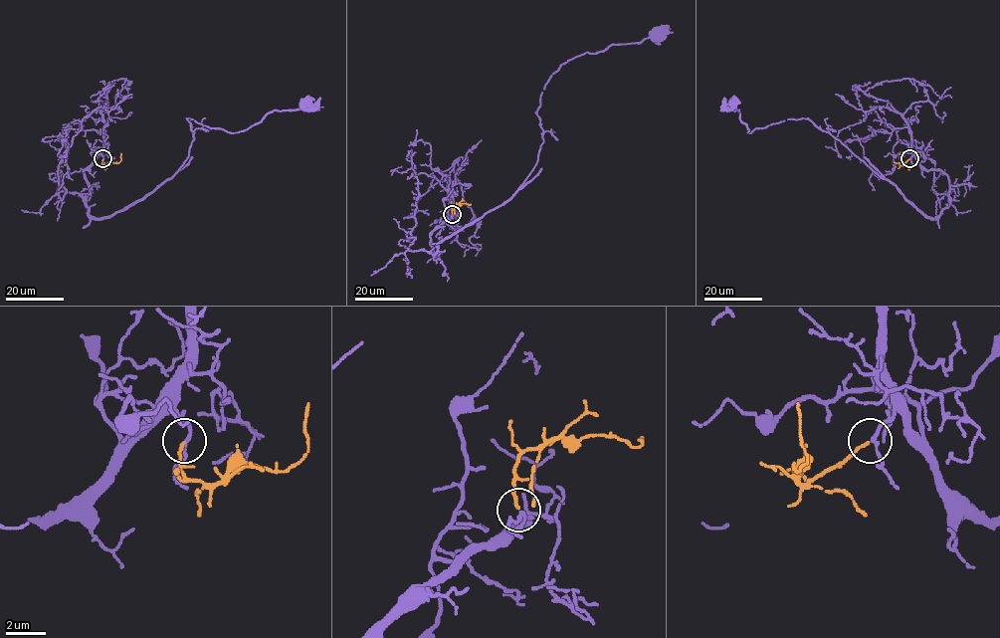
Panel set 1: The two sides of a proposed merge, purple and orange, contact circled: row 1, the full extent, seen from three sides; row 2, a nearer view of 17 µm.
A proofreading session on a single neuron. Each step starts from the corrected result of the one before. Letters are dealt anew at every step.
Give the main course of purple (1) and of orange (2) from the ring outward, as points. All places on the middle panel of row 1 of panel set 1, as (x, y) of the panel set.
1: (453, 215), (431, 233), (435, 254), (528, 175), (552, 74), (586, 53), (657, 35)
2: (453, 214), (452, 207), (456, 204), (471, 204)

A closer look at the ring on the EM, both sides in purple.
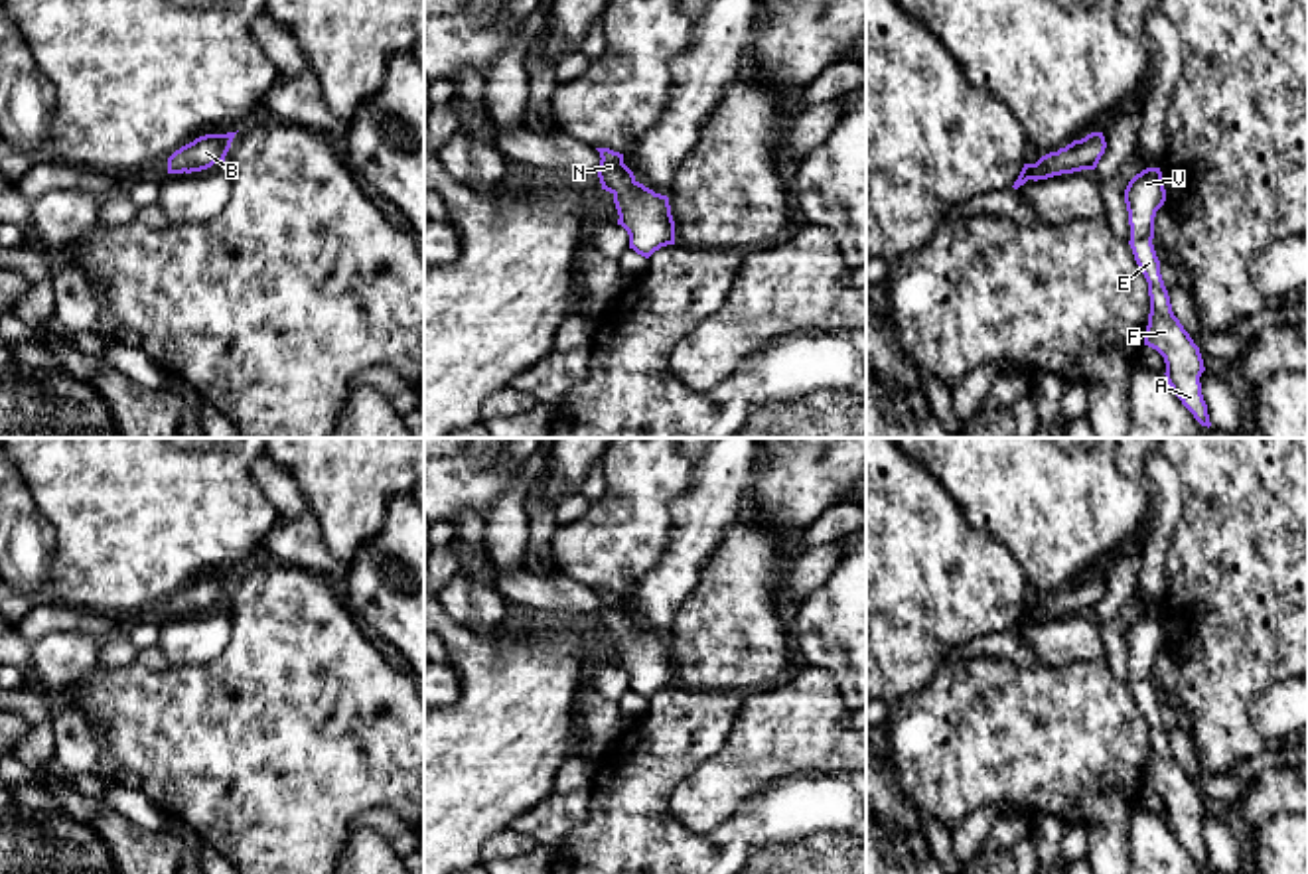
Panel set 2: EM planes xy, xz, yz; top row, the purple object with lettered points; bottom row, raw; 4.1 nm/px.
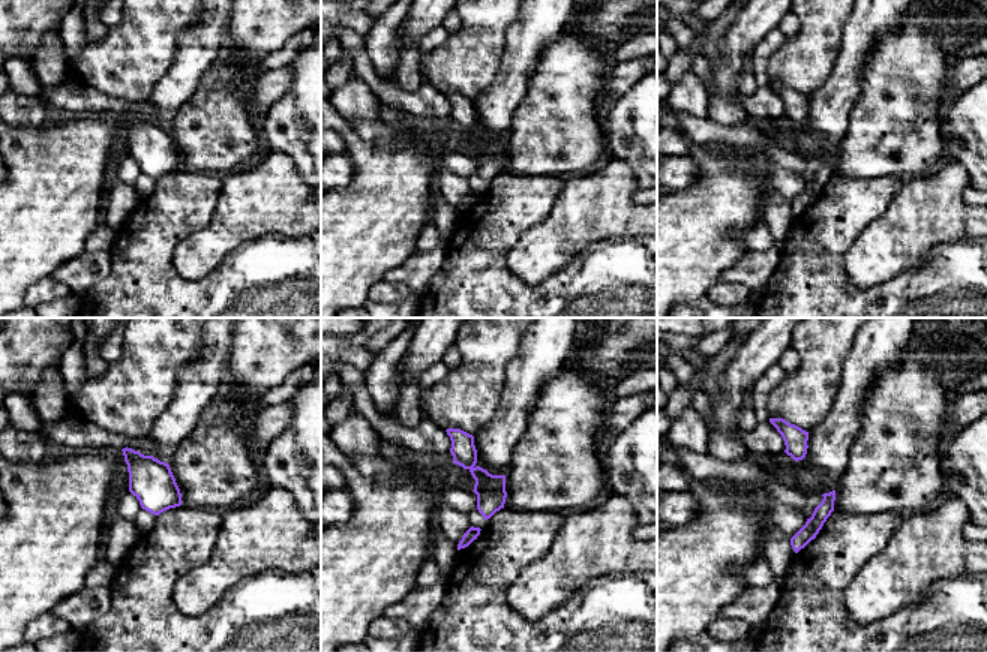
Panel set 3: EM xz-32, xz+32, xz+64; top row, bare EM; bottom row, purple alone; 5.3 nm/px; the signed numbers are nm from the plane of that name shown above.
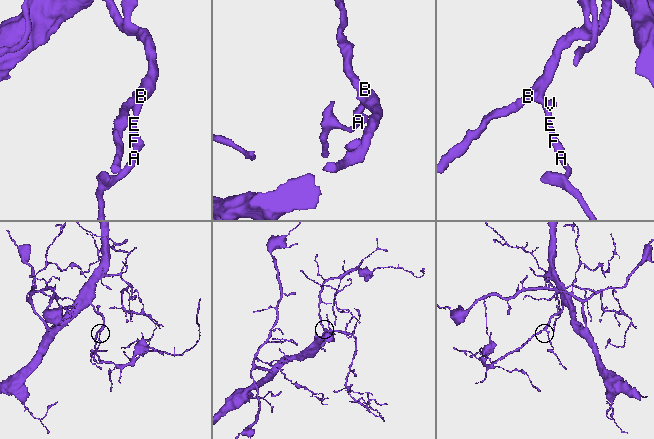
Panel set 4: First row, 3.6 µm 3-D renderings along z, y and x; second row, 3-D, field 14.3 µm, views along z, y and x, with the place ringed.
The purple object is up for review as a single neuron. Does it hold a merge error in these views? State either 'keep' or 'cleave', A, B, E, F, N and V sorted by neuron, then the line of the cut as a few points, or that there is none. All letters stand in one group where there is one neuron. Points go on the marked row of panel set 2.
keep; groups A B E F N V; cut none

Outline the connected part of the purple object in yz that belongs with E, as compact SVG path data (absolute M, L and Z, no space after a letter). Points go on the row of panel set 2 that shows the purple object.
M1146 168L1136 174L1126 189L1125 203L1130 225L1130 249L1148 282L1150 314L1144 345L1156 349L1166 363L1166 381L1201 426L1211 426L1207 404L1201 395L1199 377L1205 371L1199 347L1172 312L1170 296L1160 274L1156 256L1154 217L1166 201L1160 168Z

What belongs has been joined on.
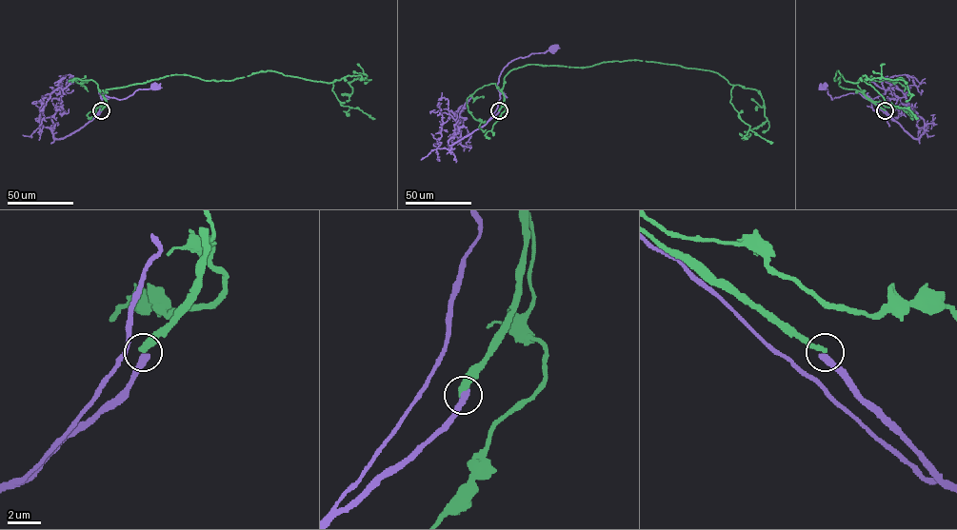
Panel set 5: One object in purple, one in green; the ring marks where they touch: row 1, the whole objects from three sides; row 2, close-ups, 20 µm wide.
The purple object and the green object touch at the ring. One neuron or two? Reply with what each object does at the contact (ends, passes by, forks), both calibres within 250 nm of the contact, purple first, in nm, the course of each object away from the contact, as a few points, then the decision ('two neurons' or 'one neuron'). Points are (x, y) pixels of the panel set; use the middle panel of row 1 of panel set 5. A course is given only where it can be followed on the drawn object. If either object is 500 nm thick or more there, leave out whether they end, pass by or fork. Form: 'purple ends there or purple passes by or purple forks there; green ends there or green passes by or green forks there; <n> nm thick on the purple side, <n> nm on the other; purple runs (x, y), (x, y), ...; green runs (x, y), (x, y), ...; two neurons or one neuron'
purple ends there; green ends there; 400 nm thick on the purple side, 320 nm on the other; purple runs (499, 110), (490, 118), (500, 98), (497, 85), (504, 67), (520, 57), (552, 49); green runs (499, 110), (504, 77), (513, 69), (638, 60), (717, 72), (759, 91), (767, 120), (747, 137), (739, 133); two neurons

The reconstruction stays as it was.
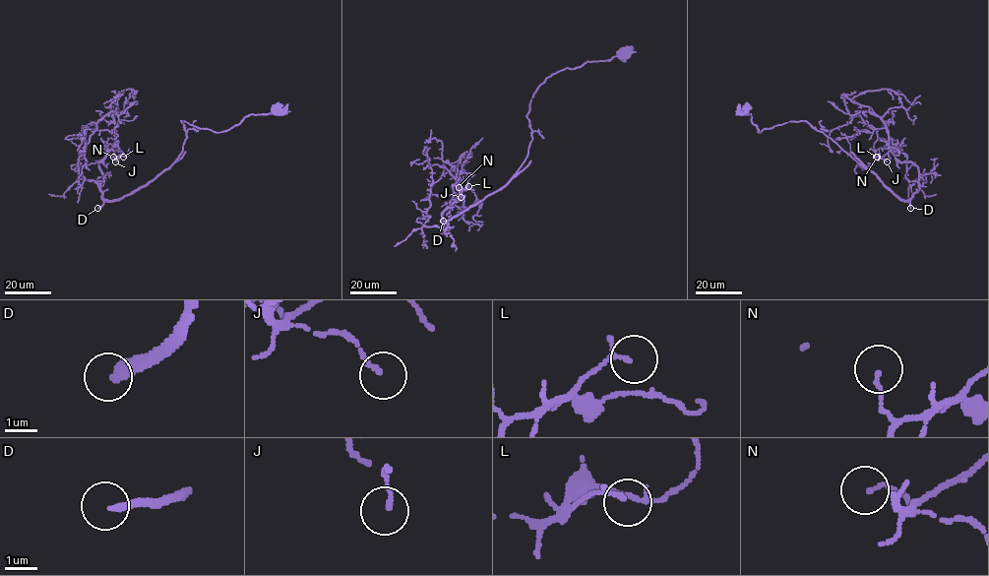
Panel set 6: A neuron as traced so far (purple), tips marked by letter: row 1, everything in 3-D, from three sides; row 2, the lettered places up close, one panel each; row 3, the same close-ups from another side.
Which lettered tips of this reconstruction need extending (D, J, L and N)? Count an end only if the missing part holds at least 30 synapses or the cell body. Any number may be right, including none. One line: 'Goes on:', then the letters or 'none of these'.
Goes on: D

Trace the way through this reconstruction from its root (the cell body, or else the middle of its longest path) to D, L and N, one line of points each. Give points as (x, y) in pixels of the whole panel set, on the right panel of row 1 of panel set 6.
D: (744, 111), (751, 114), (758, 132), (789, 121), (807, 121), (872, 171), (900, 200), (907, 200), (910, 208)
L: (744, 111), (758, 132), (807, 121), (908, 200), (919, 188), (918, 167), (891, 150), (876, 157)
N: (744, 111), (758, 132), (807, 121), (908, 200), (919, 188), (918, 167), (891, 150), (877, 157)

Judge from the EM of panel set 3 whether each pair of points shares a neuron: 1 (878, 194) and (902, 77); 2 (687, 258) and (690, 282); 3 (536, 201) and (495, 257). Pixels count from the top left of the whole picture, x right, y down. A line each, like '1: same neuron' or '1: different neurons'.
1: different neurons
2: same neuron
3: same neuron

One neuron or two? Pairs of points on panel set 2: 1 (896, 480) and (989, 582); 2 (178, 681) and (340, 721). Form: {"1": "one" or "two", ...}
{"1": "one", "2": "one"}

